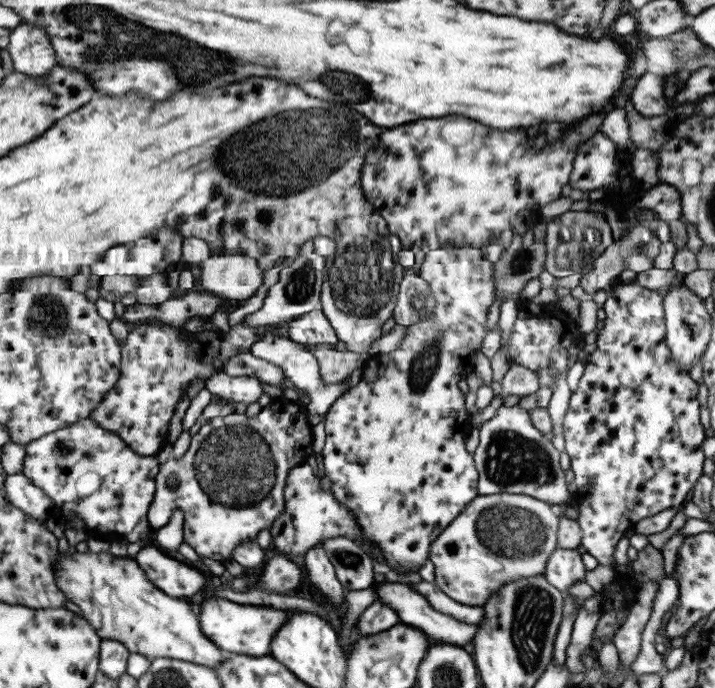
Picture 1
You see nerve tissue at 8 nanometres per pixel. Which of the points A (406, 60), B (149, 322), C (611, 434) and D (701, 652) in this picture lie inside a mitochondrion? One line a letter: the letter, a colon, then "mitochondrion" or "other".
A: other
B: other
C: other
D: other

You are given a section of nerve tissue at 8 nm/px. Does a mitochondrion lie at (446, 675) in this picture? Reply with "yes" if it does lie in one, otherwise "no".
yes

